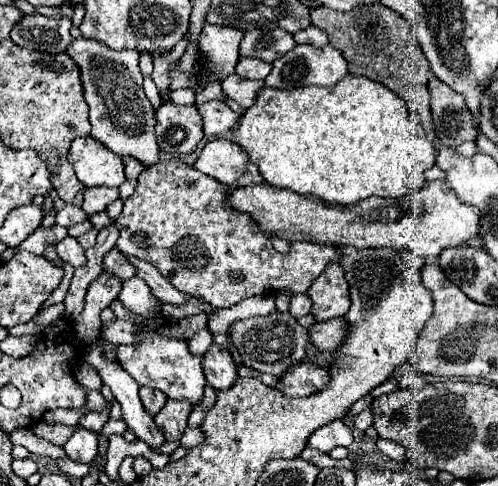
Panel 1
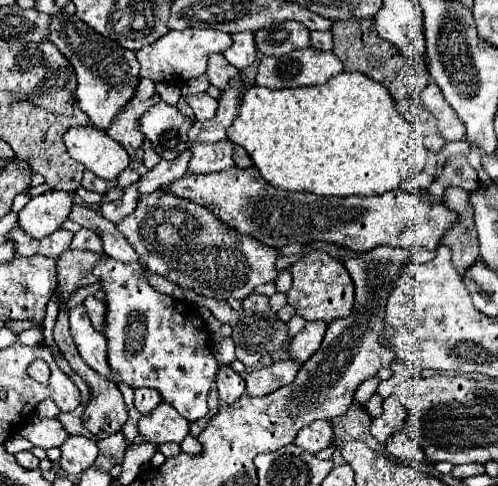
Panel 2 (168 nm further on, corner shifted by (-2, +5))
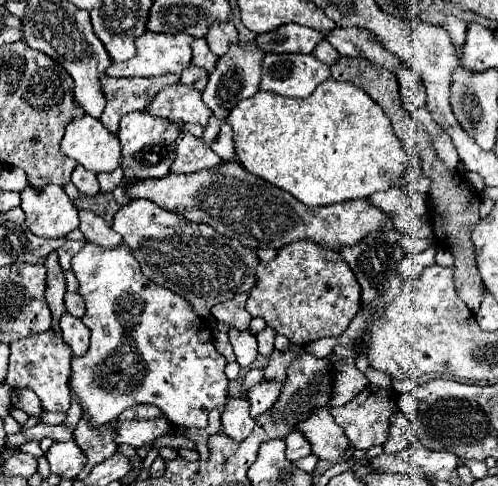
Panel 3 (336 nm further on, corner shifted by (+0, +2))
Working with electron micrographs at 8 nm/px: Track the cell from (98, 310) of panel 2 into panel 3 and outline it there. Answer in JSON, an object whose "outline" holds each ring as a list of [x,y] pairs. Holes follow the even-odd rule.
{"outline":[[[65,292],[65,308],[75,318],[83,318],[83,314],[85,314],[85,300],[77,292]]]}

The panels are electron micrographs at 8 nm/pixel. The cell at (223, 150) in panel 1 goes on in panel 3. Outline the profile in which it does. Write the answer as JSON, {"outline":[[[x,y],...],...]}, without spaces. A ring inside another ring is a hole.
{"outline":[[[181,132],[175,142],[175,162],[171,164],[171,172],[199,172],[205,168],[213,168],[223,160],[209,148],[205,142],[195,138],[189,132]]]}

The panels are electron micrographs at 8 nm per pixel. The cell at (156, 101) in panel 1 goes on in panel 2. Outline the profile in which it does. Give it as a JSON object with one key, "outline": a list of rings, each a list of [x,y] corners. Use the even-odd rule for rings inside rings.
{"outline":[[[145,139],[141,148],[144,152],[142,161],[148,169],[152,169],[161,161],[161,157],[154,151],[149,140]]]}

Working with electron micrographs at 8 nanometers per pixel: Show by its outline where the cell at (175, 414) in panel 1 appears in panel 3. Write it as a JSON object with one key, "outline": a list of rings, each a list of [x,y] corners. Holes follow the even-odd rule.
{"outline":[[[167,418],[157,420],[129,420],[129,422],[115,422],[115,444],[129,444],[133,448],[149,446],[157,436],[169,434],[171,424]]]}

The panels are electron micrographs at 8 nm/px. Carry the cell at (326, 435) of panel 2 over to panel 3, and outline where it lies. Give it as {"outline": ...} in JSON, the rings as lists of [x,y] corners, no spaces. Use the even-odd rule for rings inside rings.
{"outline":[[[297,430],[289,432],[285,456],[287,456],[291,462],[295,462],[295,460],[305,458],[305,456],[309,456],[309,454],[311,454],[311,446],[309,446],[309,442],[305,440],[305,436],[301,436],[301,432],[297,432]]]}

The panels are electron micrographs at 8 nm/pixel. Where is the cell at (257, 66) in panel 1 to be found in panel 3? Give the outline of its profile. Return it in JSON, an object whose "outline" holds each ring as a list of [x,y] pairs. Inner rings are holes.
{"outline":[[[215,22],[209,26],[205,40],[213,54],[223,56],[229,48],[229,42],[237,42],[237,30],[231,22]]]}

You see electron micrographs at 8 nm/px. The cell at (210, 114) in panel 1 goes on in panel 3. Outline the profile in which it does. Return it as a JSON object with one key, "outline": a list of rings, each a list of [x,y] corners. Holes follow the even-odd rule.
{"outline":[[[183,82],[161,88],[145,106],[145,112],[155,118],[161,116],[163,120],[177,126],[183,126],[187,122],[207,126],[211,116],[211,110],[201,100],[201,92],[197,92],[195,86],[187,86]]]}

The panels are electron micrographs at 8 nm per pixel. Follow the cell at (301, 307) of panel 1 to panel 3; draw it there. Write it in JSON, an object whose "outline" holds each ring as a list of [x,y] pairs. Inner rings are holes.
{"outline":[[[265,328],[263,332],[257,334],[257,342],[259,342],[259,354],[269,358],[273,352],[273,340],[275,340],[275,330],[273,328]]]}

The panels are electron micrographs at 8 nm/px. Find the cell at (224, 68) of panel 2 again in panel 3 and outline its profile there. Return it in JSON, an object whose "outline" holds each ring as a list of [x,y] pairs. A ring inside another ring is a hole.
{"outline":[[[197,38],[197,40],[193,40],[193,64],[195,66],[201,66],[201,68],[205,68],[205,70],[209,70],[209,72],[213,72],[213,68],[215,68],[215,62],[217,62],[217,56],[207,48],[207,42],[205,42],[205,38]]]}

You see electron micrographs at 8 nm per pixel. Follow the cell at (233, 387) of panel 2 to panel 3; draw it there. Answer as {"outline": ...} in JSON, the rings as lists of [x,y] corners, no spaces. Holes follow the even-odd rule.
{"outline":[[[229,398],[221,414],[225,434],[237,442],[245,440],[255,426],[255,420],[249,416],[249,402],[245,398]]]}

